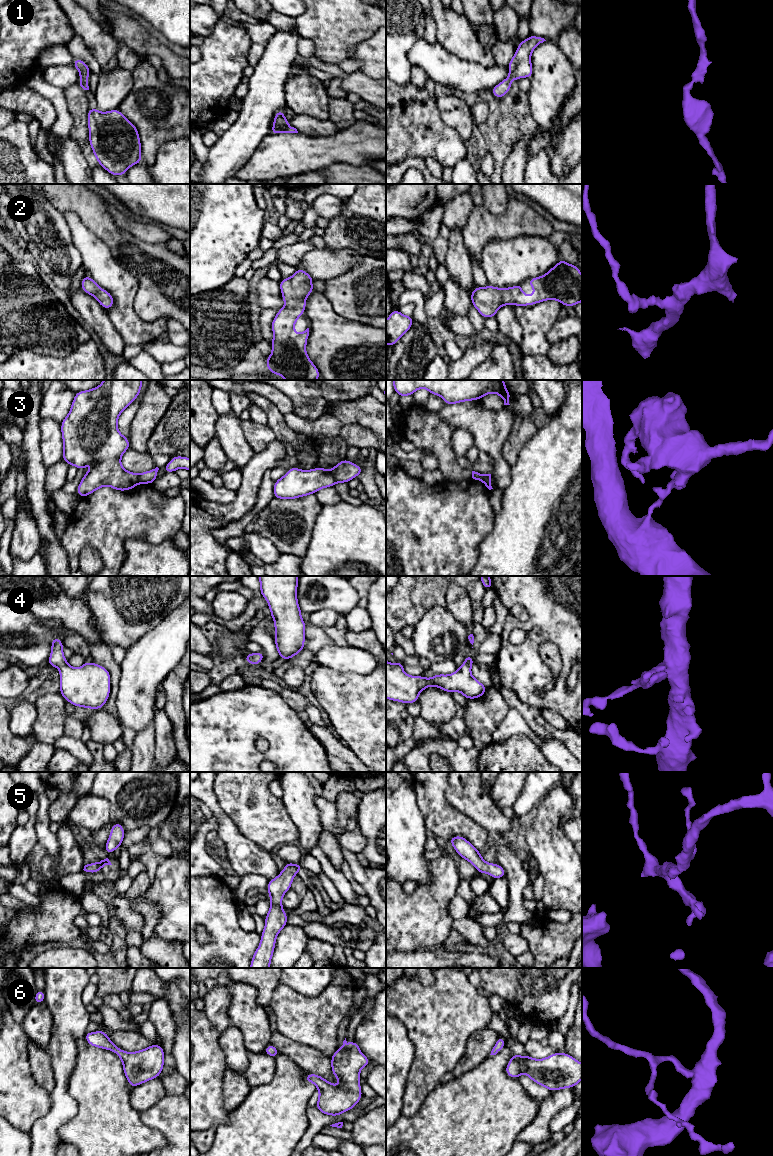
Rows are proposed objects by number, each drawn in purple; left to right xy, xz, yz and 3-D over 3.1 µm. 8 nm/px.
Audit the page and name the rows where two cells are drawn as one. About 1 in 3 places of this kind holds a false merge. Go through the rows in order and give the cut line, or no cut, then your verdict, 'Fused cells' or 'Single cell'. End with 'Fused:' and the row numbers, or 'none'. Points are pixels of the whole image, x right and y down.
1: No split. Single cell
2: No split. Single cell
3: Split along xz (330, 472), (336, 481). Fused cells
4: No split. Single cell
5: No split. Single cell
6: No split. Single cell
Fused: 3

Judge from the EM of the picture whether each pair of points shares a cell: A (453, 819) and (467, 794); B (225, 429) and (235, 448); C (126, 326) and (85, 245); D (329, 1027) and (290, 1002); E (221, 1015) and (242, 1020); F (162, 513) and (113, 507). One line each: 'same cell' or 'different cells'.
A: different cells
B: same cell
C: same cell
D: same cell
E: different cells
F: same cell

